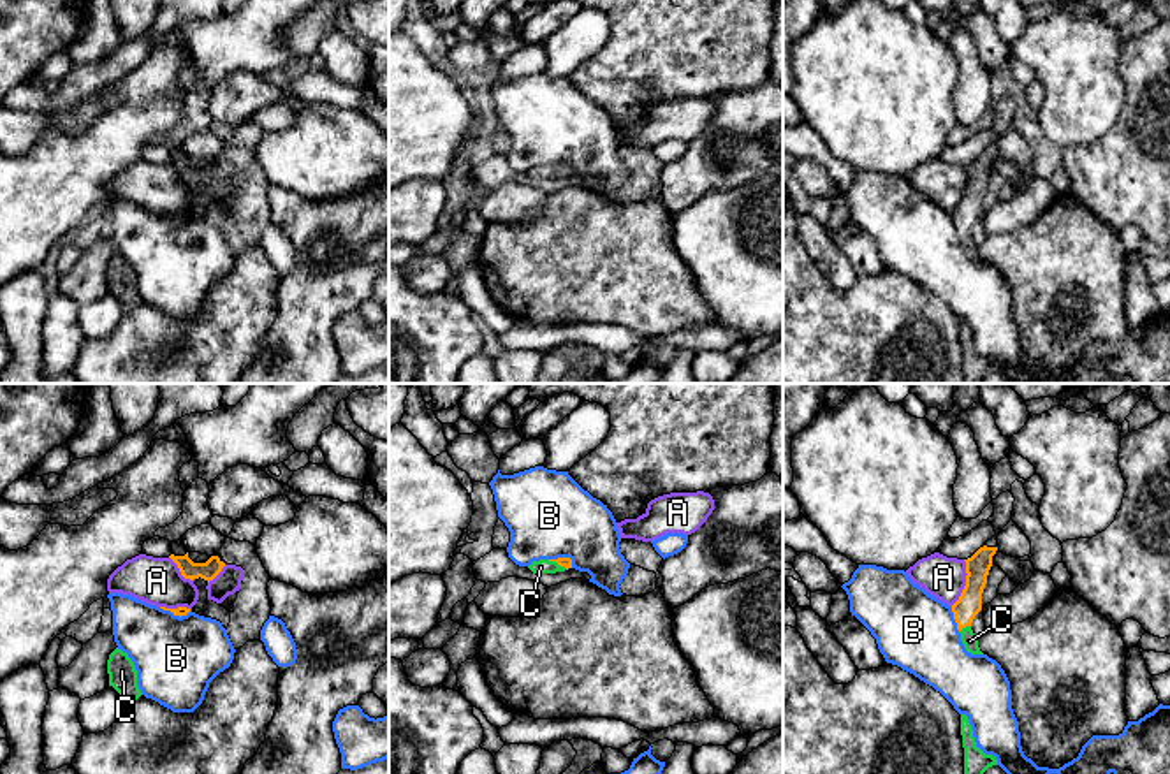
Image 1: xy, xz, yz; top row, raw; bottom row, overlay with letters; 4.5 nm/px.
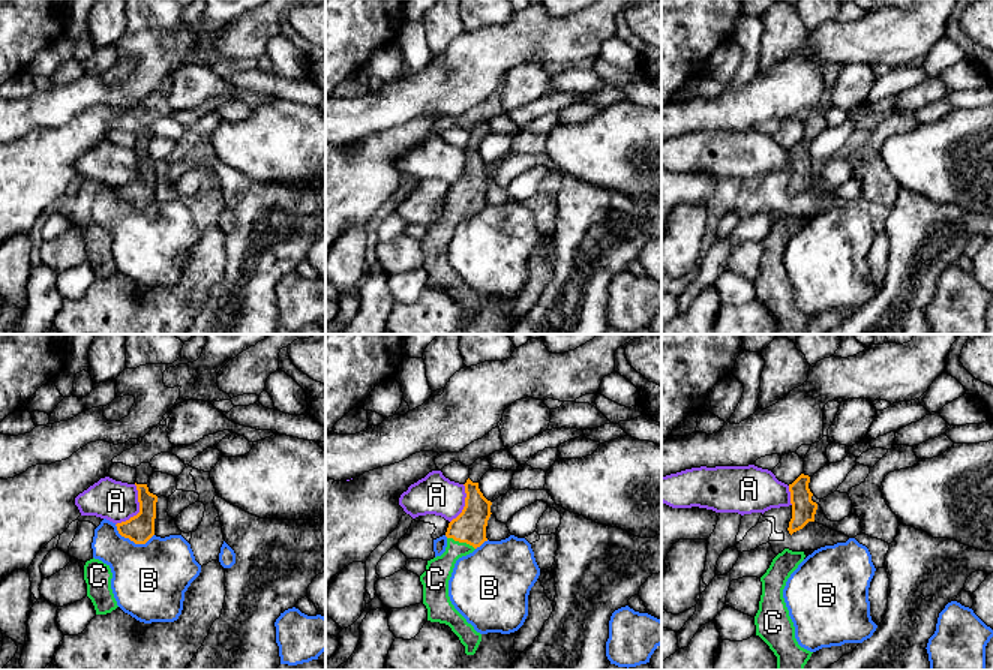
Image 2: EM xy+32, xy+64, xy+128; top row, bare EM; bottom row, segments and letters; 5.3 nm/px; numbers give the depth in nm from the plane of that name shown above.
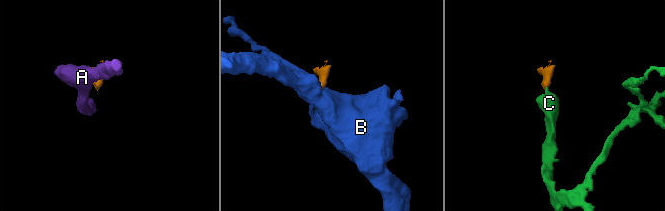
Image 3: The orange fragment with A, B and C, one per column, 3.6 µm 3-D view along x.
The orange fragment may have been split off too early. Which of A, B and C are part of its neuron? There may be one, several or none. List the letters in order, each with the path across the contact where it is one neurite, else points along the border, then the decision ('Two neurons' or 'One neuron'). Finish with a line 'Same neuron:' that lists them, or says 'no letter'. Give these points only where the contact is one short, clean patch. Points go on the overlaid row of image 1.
A: Boundary: yz (965, 560), (966, 584), (950, 606). Two neurons
B: Boundary: yz (950, 607), (959, 630). Two neurons
C: Path across: yz (968, 606), (965, 609), (965, 627), (970, 641). One neuron
Same neuron: C

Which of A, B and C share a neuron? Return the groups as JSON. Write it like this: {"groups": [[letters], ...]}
{"groups": [["A"], ["B"], ["C"]]}

